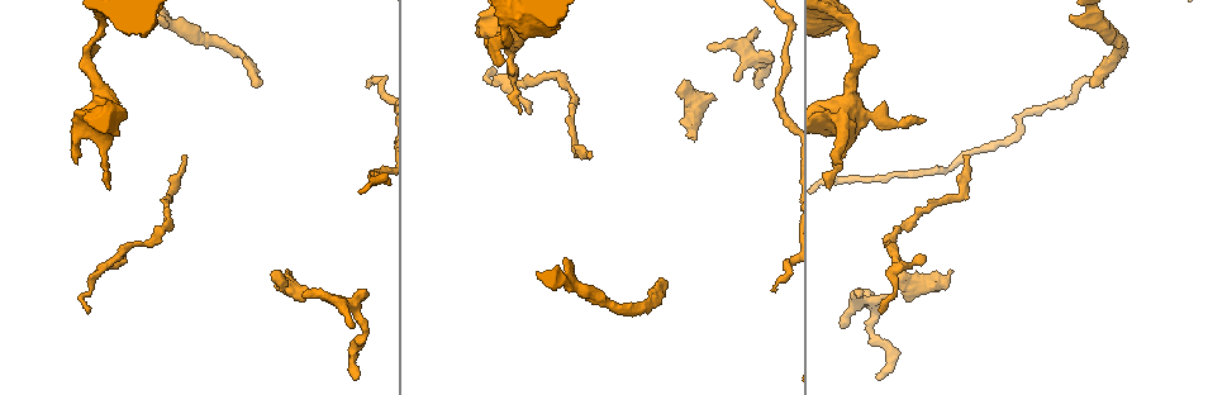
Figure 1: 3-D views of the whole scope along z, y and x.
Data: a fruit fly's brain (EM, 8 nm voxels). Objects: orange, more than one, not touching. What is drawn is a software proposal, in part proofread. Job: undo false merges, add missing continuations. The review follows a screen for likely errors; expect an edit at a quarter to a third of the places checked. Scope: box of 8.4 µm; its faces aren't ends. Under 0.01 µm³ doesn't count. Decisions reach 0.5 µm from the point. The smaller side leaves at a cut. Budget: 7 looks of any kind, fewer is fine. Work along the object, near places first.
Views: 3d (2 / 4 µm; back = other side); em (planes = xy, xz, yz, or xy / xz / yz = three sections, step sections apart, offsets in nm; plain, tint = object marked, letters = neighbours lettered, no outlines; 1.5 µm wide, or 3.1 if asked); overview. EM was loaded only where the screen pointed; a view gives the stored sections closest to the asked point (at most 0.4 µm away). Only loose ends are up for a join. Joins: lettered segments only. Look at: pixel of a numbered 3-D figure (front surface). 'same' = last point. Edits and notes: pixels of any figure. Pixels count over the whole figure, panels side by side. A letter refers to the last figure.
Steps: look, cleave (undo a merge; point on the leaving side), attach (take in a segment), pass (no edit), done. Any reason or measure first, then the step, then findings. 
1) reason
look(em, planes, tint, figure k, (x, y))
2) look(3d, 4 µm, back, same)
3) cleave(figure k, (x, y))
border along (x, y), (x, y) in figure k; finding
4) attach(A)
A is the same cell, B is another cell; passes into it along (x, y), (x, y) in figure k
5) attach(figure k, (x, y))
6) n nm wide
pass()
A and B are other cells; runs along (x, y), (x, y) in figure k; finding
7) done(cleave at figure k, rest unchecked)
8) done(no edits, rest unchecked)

an open end
look(3d, 4 µm, figure 1, (709, 49))

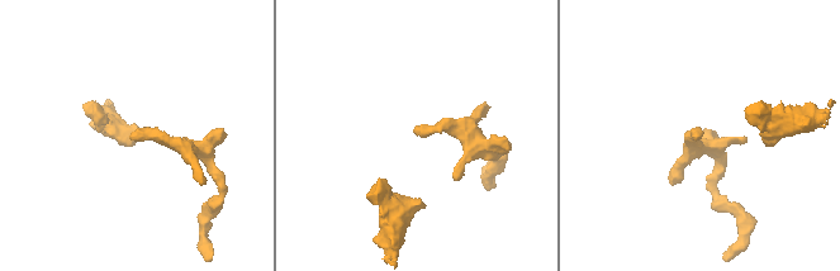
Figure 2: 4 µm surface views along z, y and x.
look(em, planes, letters, figure 2, (699, 138))

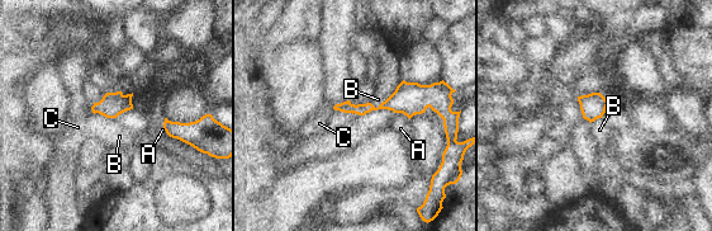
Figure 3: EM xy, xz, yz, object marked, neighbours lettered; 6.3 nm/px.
pass()
A, B and C are other cells; border along (389, 97), (376, 107), (370, 103) in figure 3; no lettered segment goes on from it

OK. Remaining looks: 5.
look(3d, 4 µm, figure 1, (885, 309))

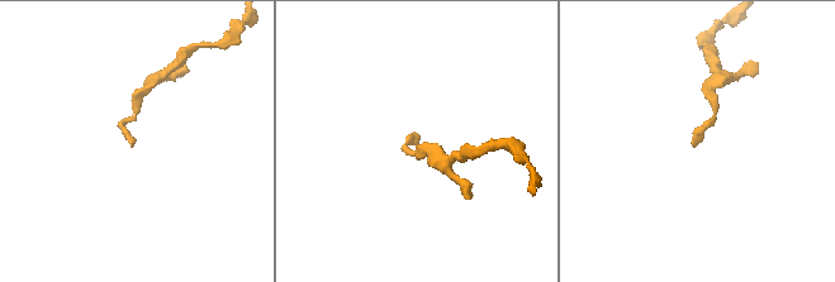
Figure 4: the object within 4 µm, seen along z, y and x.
now the EM
look(em, planes, letters, figure 4, (133, 143))

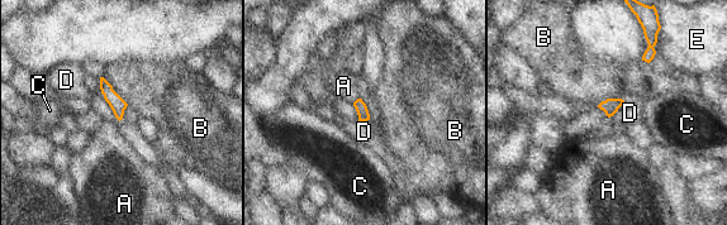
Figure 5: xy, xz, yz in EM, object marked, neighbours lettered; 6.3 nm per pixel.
pass()
A, B, C, D and E are other cells; none of them fits

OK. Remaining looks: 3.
thick turns thin
look(3d, 2 µm, back, figure 1, (855, 39))

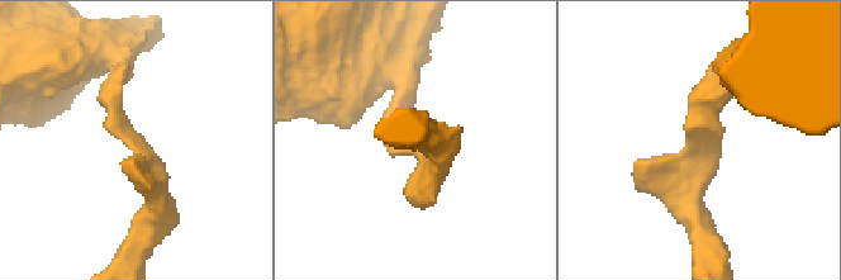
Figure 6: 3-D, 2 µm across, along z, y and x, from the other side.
look(em, yz, step 4, tint, figure 6, (698, 145))

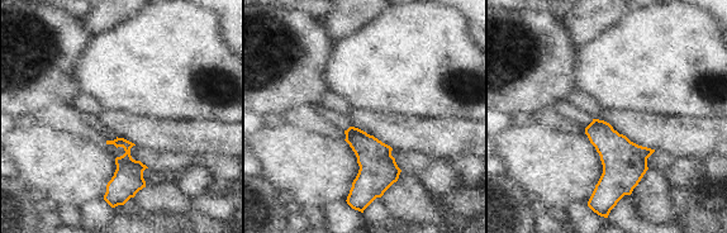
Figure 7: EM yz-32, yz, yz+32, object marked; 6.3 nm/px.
another direction
look(em, planes, letters, same)

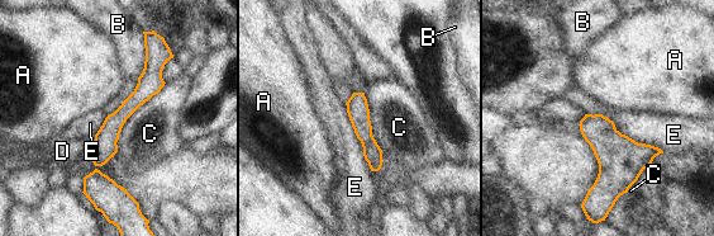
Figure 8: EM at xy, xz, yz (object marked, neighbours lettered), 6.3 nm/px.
70 nm wide
pass()
A, B, C, D and E are other cells; runs along (152, 34), (151, 81), (113, 123), (101, 176) in figure 8; all the same neuron

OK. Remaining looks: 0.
done(no edits, rest unchecked)

